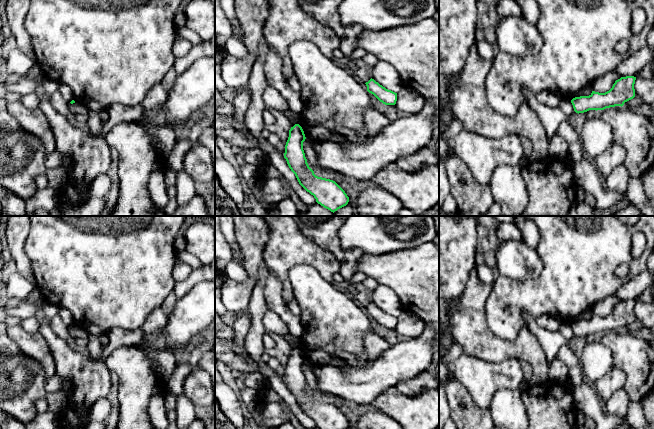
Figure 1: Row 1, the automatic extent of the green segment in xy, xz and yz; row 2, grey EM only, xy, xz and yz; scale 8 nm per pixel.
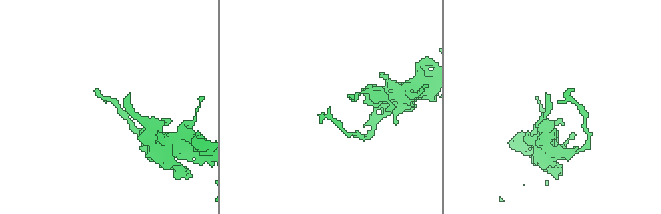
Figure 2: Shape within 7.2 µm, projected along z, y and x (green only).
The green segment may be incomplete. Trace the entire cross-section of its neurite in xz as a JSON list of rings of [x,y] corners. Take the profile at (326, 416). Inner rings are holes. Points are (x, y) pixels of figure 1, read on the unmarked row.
[[[295,348],[289,354],[285,369],[284,382],[299,408],[313,419],[320,429],[347,429],[349,421],[345,415],[335,405],[316,400],[309,391],[303,374],[305,363],[302,351]]]

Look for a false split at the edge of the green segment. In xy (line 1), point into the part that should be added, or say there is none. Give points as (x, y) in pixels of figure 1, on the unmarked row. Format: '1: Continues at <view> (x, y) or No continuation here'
1: No continuation here

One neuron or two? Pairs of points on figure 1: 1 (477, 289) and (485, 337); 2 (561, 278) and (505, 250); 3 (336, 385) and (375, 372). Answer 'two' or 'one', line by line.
1: one
2: two
3: one

